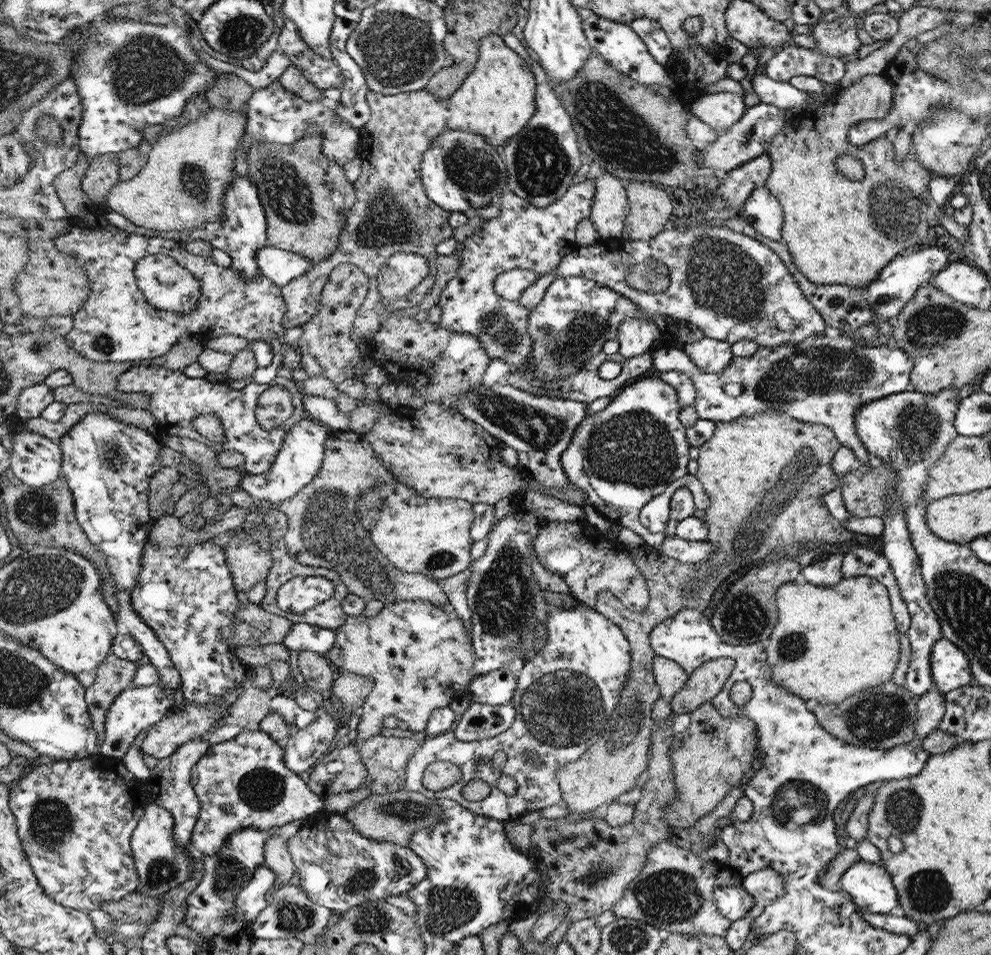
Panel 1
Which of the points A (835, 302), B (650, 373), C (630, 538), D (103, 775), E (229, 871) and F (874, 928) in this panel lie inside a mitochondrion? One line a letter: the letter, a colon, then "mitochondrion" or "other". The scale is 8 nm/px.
A: other
B: other
C: other
D: other
E: mitochondrion
F: other

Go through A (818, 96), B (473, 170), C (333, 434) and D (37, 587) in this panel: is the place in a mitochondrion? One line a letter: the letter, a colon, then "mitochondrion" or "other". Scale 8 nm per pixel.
A: other
B: mitochondrion
C: other
D: mitochondrion

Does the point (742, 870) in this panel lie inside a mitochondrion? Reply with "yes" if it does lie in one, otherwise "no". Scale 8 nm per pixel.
no

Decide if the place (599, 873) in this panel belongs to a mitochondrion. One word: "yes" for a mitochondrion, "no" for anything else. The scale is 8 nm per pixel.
yes

